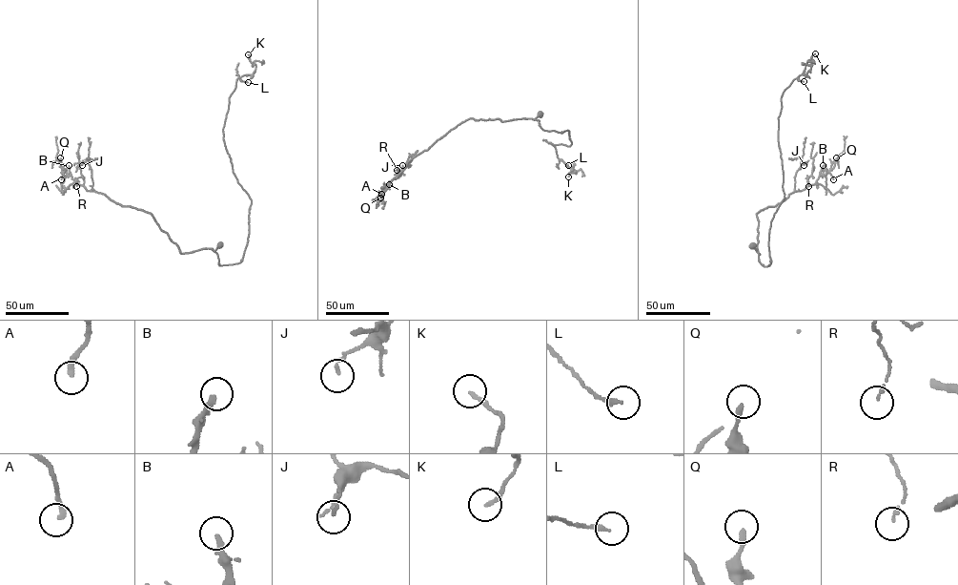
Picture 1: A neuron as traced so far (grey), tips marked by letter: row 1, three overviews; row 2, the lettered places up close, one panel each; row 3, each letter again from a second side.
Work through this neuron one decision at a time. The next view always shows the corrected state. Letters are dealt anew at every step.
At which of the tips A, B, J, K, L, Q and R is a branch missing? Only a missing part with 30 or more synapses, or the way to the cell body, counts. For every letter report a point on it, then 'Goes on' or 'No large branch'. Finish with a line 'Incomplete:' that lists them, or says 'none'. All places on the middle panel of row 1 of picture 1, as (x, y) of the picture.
A: Place: (381, 194). No large branch
B: Place: (389, 184). Goes on
J: Place: (402, 165). No large branch
K: Place: (568, 177). No large branch
L: Place: (568, 165). No large branch
Q: Place: (380, 198). No large branch
R: Place: (397, 170). No large branch
Incomplete: B

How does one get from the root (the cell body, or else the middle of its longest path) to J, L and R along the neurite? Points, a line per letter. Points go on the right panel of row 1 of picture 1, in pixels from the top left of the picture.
J: (752, 245), (760, 254), (756, 214), (779, 204), (795, 191), (796, 173), (804, 165)
L: (752, 245), (759, 261), (769, 265), (771, 221), (784, 198), (778, 142), (781, 97), (794, 79), (804, 81)
R: (752, 245), (760, 254), (756, 214), (779, 204), (790, 194), (804, 190), (809, 177), (808, 186)

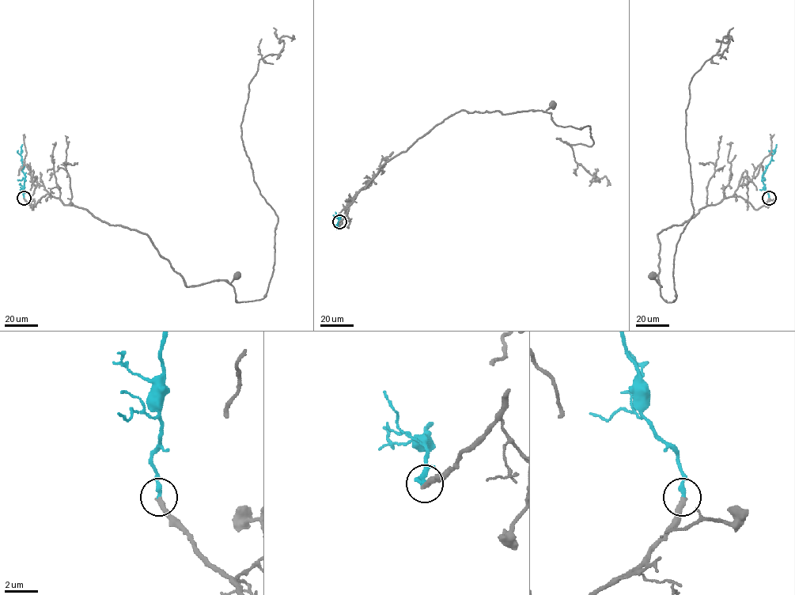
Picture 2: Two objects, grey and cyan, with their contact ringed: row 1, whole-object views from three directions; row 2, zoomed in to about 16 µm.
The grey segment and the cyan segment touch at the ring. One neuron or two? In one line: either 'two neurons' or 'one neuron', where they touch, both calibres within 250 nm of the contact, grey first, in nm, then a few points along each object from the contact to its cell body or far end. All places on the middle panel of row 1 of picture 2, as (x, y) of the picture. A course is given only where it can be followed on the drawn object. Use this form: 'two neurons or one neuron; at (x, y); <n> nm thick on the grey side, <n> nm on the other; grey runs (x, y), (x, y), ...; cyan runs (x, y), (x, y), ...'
one neuron; at (339, 221); 320 nm thick on the grey side, 280 nm on the other; grey runs (339, 221), (359, 191), (383, 164), (406, 151), (446, 118), (462, 110), (508, 114), (545, 111), (551, 104); cyan runs (339, 221), (341, 214), (335, 225), (338, 229)

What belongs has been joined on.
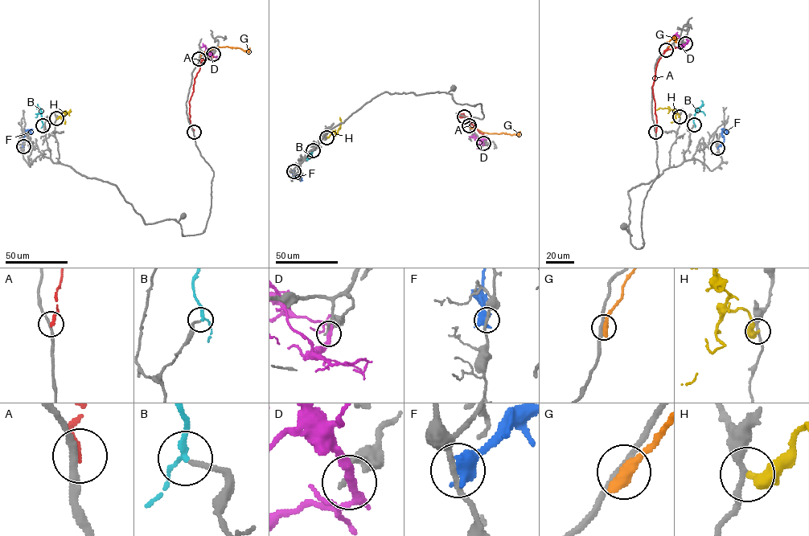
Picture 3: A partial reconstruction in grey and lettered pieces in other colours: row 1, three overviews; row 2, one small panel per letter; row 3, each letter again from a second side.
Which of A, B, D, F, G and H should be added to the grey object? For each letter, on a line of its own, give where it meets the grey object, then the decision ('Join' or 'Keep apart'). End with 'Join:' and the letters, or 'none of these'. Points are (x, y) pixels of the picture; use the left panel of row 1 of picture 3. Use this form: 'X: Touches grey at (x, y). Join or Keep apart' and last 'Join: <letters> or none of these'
A: Touches grey at (194, 132). Keep apart
B: Touches grey at (43, 125). Join
D: Touches grey at (213, 54). Keep apart
F: Touches grey at (23, 146). Keep apart
G: Touches grey at (199, 59). Keep apart
H: Touches grey at (56, 118). Keep apart
Join: B

